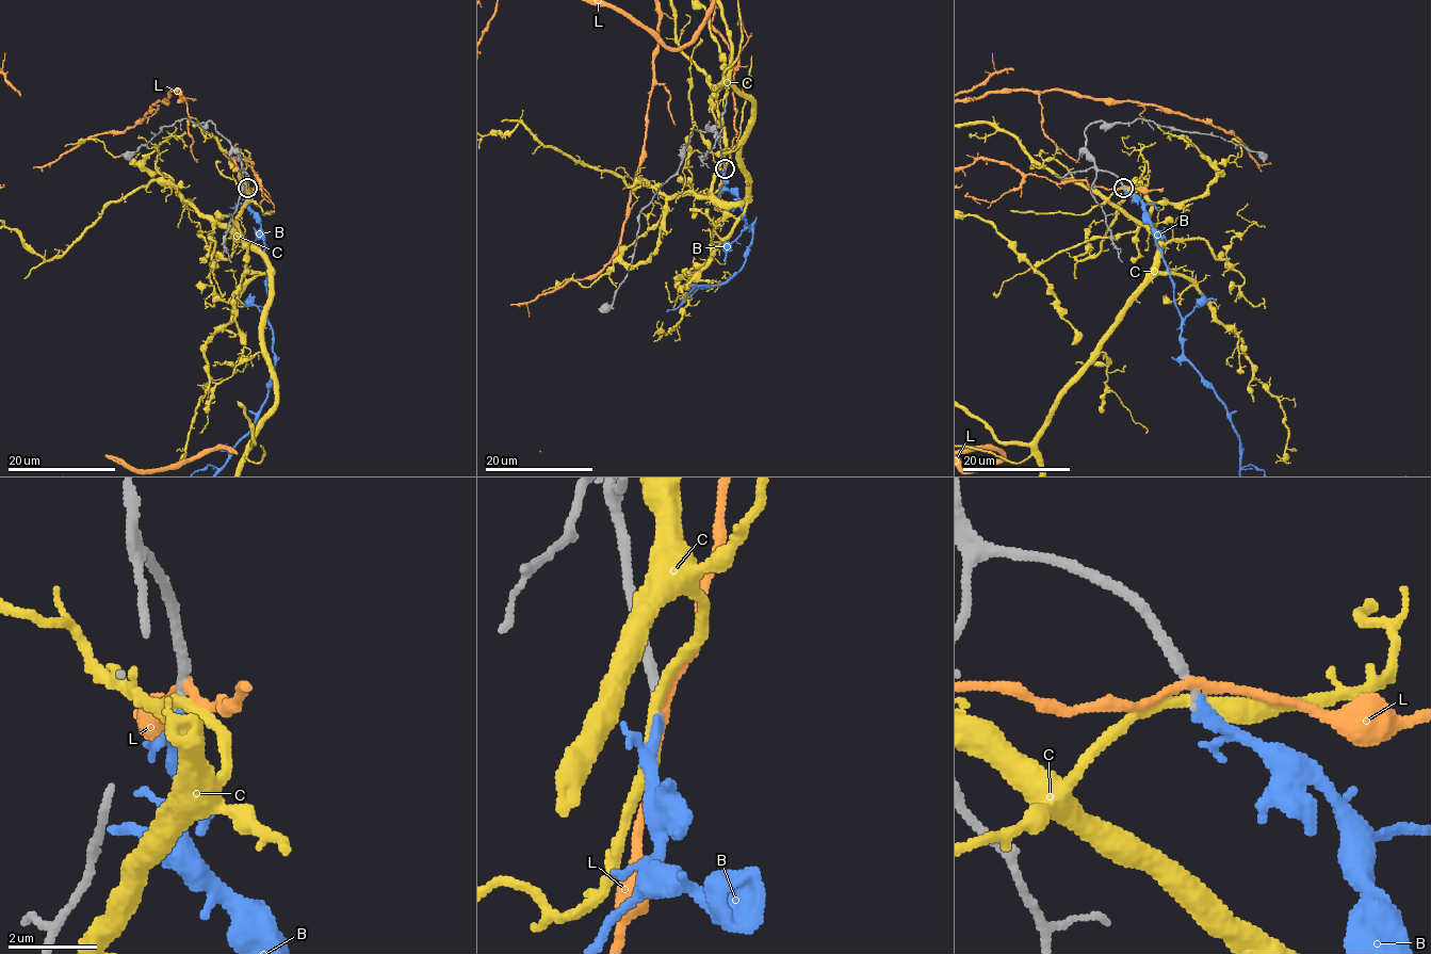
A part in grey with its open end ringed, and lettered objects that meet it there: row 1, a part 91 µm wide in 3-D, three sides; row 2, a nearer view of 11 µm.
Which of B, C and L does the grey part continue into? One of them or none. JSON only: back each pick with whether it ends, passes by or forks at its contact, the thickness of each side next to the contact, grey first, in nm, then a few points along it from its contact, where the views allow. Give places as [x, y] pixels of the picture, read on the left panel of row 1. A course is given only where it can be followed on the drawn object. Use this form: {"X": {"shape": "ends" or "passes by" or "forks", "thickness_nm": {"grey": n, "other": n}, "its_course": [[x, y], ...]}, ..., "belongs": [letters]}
{"B": {"shape": "passes by", "thickness_nm": {"grey": 240, "other": 180}}, "belongs": ["B"]}

